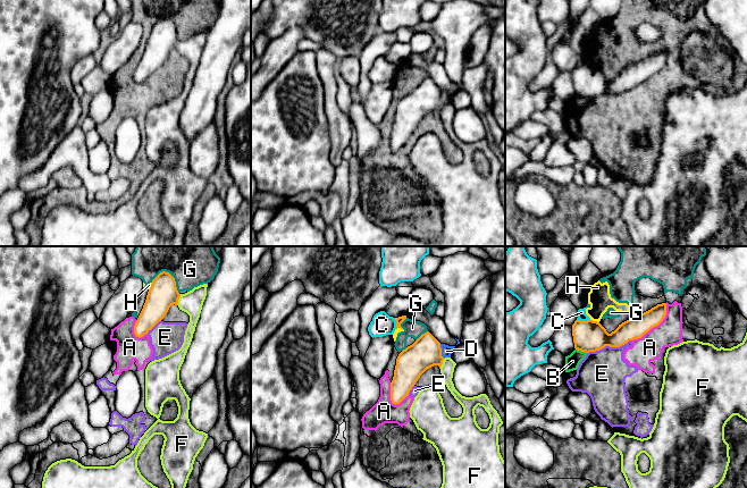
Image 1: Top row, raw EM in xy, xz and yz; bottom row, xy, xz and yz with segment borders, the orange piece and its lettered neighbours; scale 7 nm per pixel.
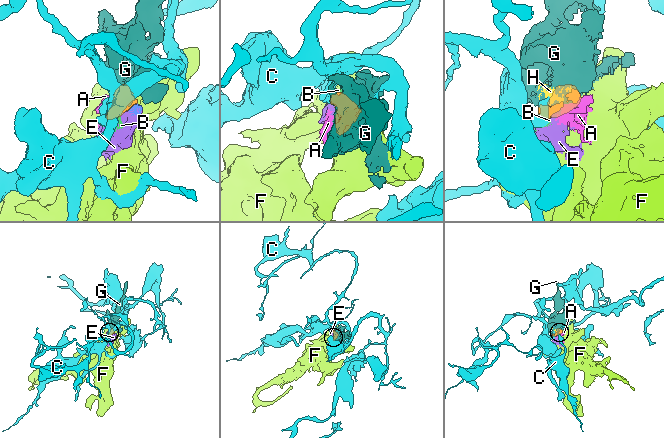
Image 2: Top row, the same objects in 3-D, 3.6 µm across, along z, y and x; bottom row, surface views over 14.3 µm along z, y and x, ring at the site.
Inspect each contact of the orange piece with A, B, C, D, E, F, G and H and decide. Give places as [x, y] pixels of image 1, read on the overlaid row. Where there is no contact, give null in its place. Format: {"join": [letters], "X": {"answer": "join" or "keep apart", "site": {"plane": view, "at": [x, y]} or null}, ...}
{"join": ["F"], "A": {"answer": "keep apart", "site": {"plane": "yz", "at": [655, 326]}}, "B": {"answer": "keep apart", "site": {"plane": "yz", "at": [581, 351]}}, "C": {"answer": "keep apart", "site": {"plane": "yz", "at": [584, 321]}}, "D": {"answer": "keep apart", "site": {"plane": "xz", "at": [441, 351]}}, "E": {"answer": "keep apart", "site": {"plane": "yz", "at": [609, 345]}}, "F": {"answer": "join", "site": {"plane": "xy", "at": [178, 299]}}, "G": {"answer": "keep apart", "site": {"plane": "xy", "at": [170, 275]}}, "H": {"answer": "keep apart", "site": {"plane": "yz", "at": [595, 321]}}}

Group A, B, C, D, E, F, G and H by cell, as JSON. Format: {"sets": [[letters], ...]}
{"sets": [["A", "B", "D", "E", "G", "H"], ["C"], ["F"]]}

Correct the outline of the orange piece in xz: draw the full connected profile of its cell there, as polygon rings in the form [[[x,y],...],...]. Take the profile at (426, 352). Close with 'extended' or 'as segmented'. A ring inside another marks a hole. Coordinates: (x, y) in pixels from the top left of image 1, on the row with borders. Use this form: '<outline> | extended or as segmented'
[[[429,331],[422,334],[398,354],[391,382],[392,403],[400,404],[409,396],[420,376],[434,365],[439,367],[447,389],[462,405],[462,415],[451,418],[445,410],[439,392],[434,387],[422,388],[414,397],[409,412],[417,429],[423,434],[422,439],[430,443],[437,451],[443,465],[440,488],[505,488],[505,461],[500,453],[498,445],[500,427],[503,421],[486,394],[465,397],[455,389],[452,378],[456,363],[451,357],[442,356],[440,343]],[[478,405],[482,406],[489,415],[490,423],[487,429],[481,429],[476,421],[475,410]]] | extended

